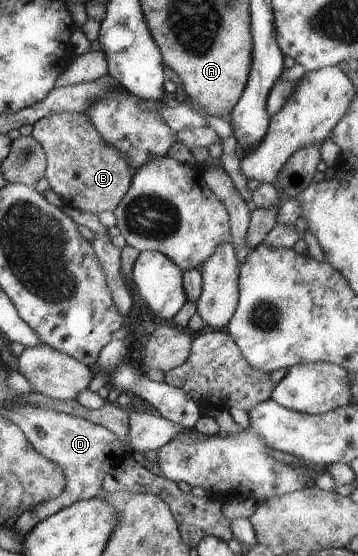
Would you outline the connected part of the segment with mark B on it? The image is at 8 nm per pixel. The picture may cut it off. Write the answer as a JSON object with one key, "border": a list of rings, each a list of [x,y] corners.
{"border":[[[51,112],[36,122],[32,134],[47,152],[45,178],[66,205],[95,215],[114,210],[130,186],[133,168],[123,152],[101,139],[84,113]]]}

